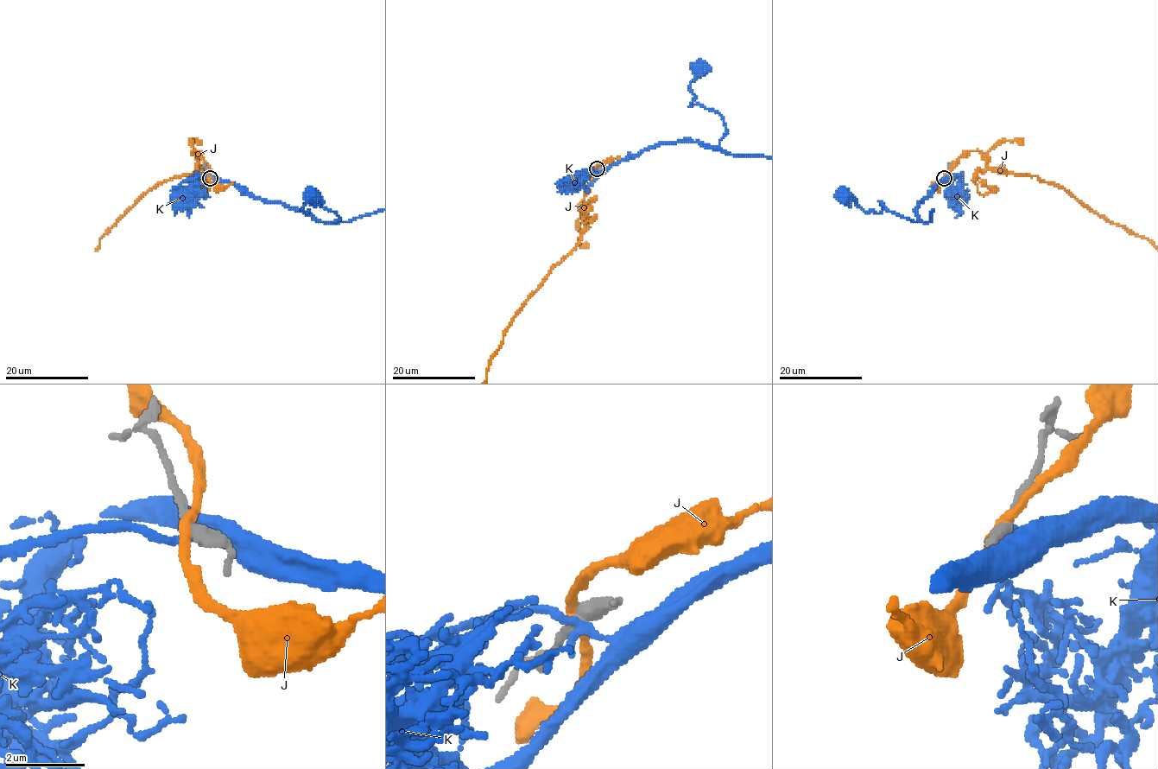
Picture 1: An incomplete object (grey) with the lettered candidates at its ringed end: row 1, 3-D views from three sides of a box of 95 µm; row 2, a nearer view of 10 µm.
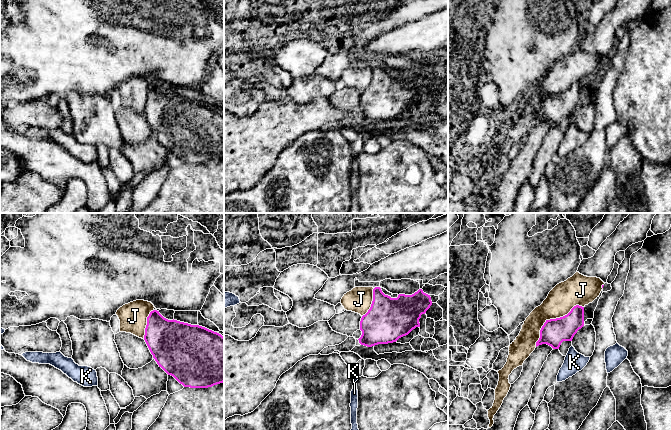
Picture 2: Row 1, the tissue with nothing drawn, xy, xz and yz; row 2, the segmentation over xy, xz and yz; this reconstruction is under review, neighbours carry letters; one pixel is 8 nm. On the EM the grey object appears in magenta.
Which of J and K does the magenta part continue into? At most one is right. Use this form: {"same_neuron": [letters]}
{"same_neuron": []}

